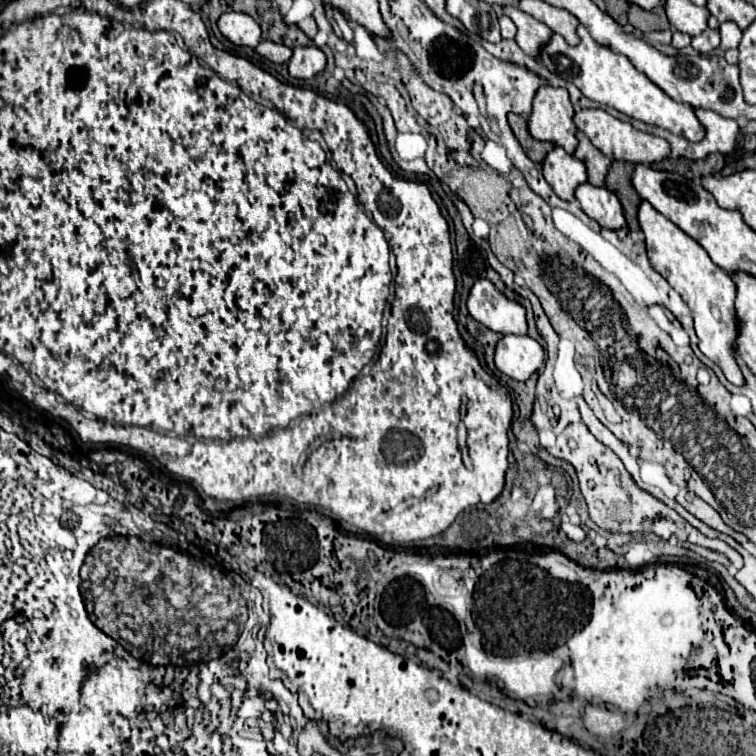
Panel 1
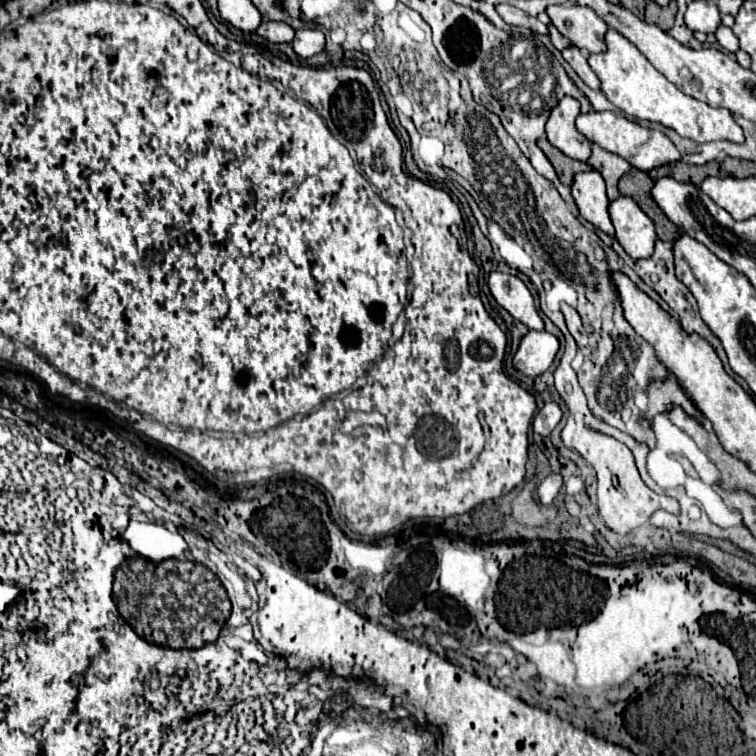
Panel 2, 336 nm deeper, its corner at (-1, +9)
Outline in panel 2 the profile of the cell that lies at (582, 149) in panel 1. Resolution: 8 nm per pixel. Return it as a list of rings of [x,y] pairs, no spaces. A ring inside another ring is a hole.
[[[598,144],[592,146],[592,156],[590,156],[588,164],[602,174],[602,178],[604,178],[604,182],[608,186],[608,198],[616,200],[620,196],[620,192],[618,192],[618,180],[626,172],[630,172],[632,166],[626,160],[622,160],[620,156],[614,156],[612,152],[606,152]]]

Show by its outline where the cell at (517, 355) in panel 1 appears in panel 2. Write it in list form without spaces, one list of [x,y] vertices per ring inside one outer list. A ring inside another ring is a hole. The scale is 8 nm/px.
[[[530,330],[520,342],[520,348],[514,356],[514,366],[526,376],[540,376],[550,368],[558,350],[560,342],[554,334],[546,330]]]

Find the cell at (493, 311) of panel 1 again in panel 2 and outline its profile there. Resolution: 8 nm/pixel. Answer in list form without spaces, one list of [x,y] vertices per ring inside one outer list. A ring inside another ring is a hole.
[[[492,272],[488,278],[488,288],[496,302],[516,320],[524,322],[530,330],[544,330],[544,322],[536,312],[534,298],[520,278],[504,272]]]

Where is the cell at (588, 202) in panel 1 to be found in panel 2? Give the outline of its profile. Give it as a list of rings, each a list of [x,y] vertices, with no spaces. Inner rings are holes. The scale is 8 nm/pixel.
[[[620,196],[610,202],[610,218],[616,228],[618,242],[632,258],[638,260],[652,256],[658,240],[656,226],[632,198]]]

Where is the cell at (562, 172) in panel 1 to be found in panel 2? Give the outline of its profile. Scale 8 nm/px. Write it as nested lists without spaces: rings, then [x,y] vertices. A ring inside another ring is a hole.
[[[596,170],[574,176],[572,196],[576,200],[580,214],[590,224],[594,224],[598,230],[602,230],[614,238],[614,226],[612,226],[610,214],[608,214],[610,200],[606,196],[606,184]]]

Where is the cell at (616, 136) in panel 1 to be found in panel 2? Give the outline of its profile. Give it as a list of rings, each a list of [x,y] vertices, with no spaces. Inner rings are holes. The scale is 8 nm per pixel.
[[[588,112],[588,114],[580,114],[576,118],[576,128],[580,134],[586,136],[588,142],[602,146],[604,150],[622,156],[624,160],[628,160],[634,168],[650,172],[652,168],[660,168],[664,164],[674,164],[680,160],[680,154],[676,150],[676,146],[670,142],[670,138],[666,134],[662,134],[660,130],[652,130],[652,128],[644,128],[632,120],[626,120],[614,112]]]

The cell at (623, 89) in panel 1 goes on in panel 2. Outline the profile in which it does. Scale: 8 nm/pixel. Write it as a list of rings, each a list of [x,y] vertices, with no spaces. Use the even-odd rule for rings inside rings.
[[[610,28],[606,32],[606,46],[608,50],[602,54],[590,54],[588,62],[592,70],[598,74],[602,82],[604,96],[618,106],[624,114],[636,120],[650,120],[658,122],[666,128],[676,130],[680,136],[690,138],[694,142],[712,142],[712,140],[728,140],[742,144],[744,132],[732,118],[726,108],[712,108],[706,102],[700,102],[692,96],[682,94],[664,74],[660,74],[648,58],[618,30]]]

